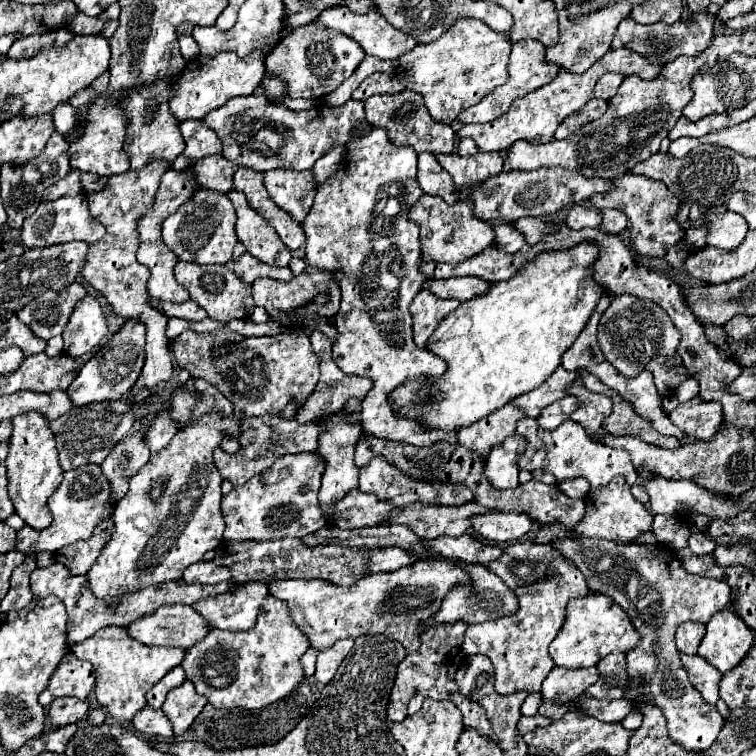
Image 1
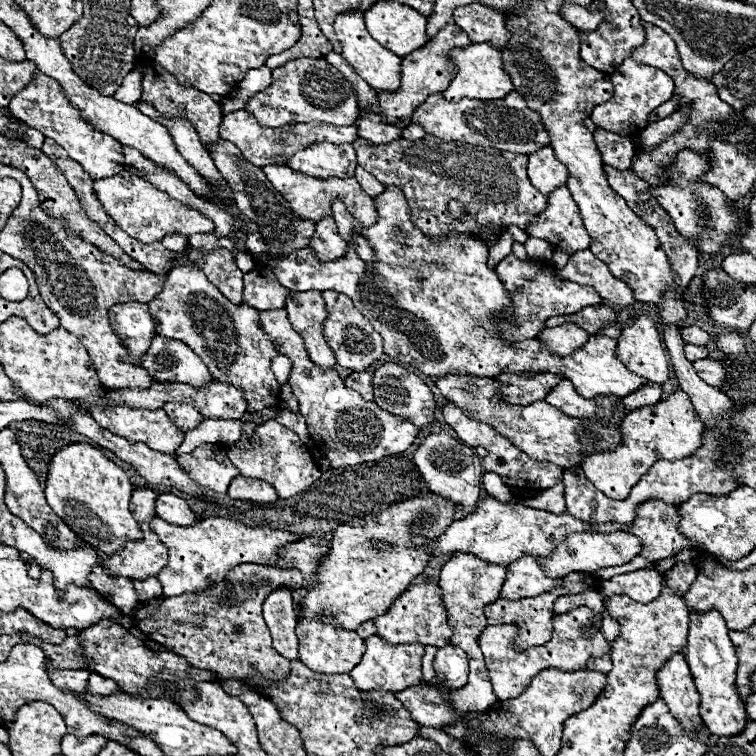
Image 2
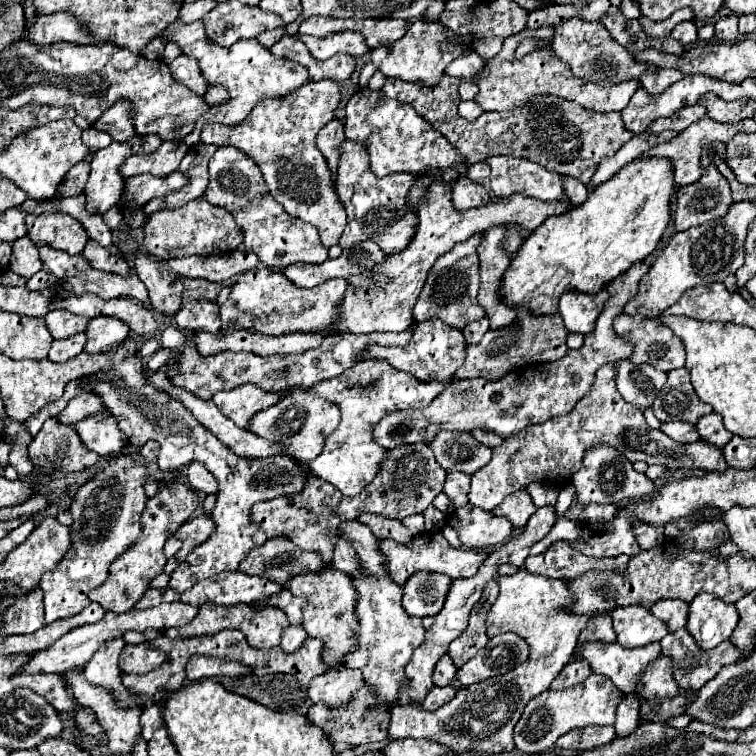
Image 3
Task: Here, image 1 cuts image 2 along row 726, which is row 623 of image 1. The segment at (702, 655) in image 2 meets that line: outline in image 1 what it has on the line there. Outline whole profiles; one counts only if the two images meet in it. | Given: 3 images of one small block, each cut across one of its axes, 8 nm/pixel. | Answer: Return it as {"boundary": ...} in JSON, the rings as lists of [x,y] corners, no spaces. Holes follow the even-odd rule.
{"boundary":[[[726,608],[714,614],[706,624],[706,636],[698,648],[698,656],[708,660],[718,672],[724,674],[746,658],[752,642],[752,630],[734,614],[732,608]]]}

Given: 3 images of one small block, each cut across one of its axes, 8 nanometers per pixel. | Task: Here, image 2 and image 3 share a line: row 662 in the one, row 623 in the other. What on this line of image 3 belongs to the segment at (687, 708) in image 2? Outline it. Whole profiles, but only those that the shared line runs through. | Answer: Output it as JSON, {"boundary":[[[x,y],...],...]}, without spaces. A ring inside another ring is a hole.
{"boundary":[[[660,600],[652,606],[652,614],[666,622],[668,630],[680,630],[686,626],[688,620],[688,604],[682,600]]]}

